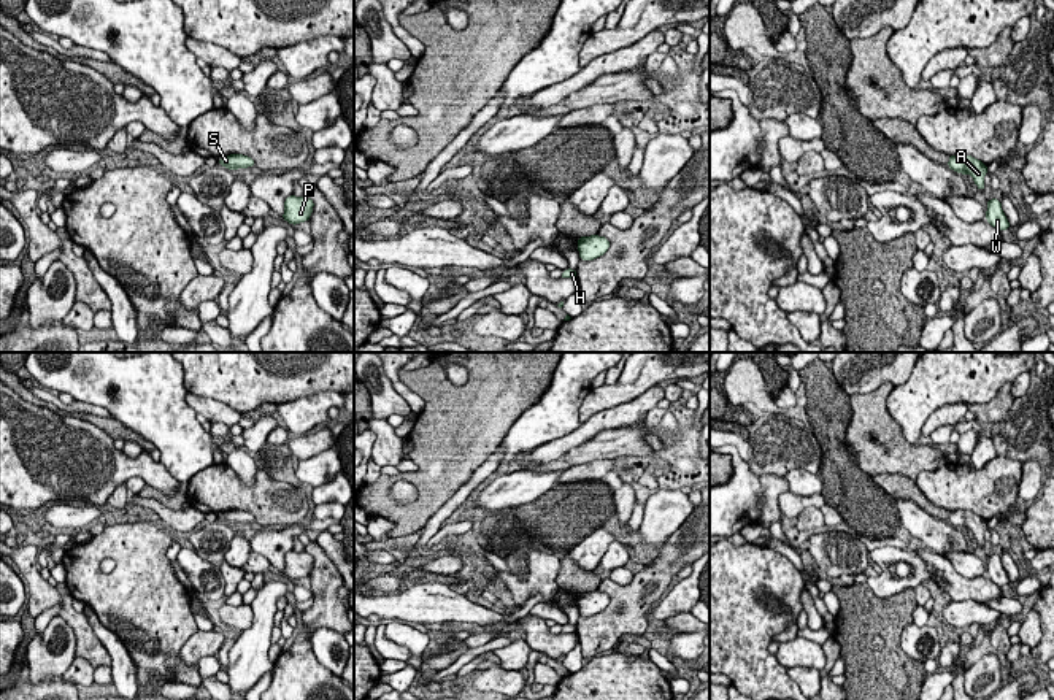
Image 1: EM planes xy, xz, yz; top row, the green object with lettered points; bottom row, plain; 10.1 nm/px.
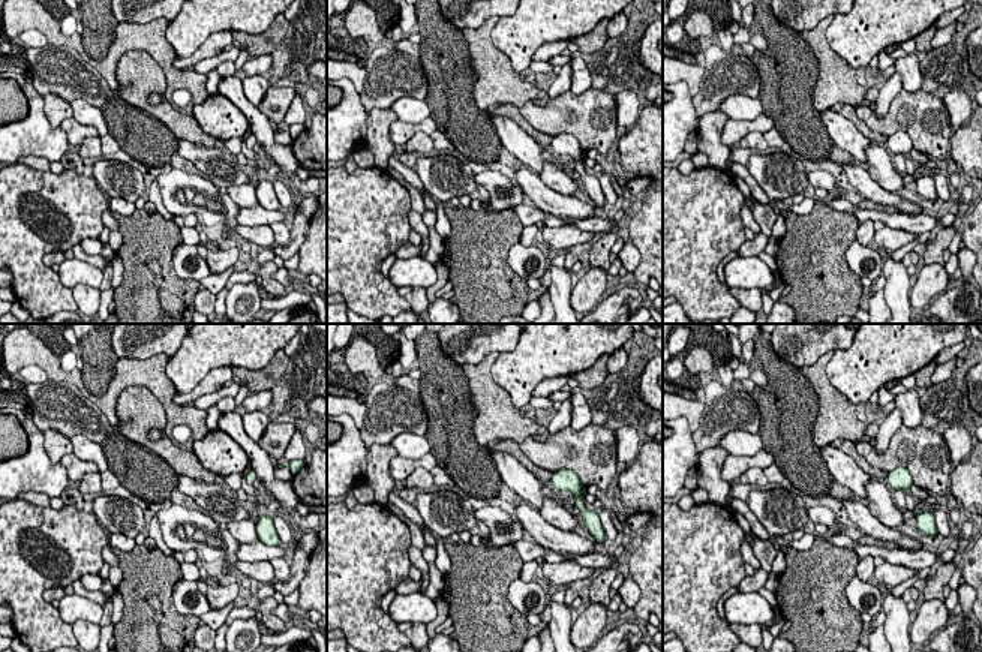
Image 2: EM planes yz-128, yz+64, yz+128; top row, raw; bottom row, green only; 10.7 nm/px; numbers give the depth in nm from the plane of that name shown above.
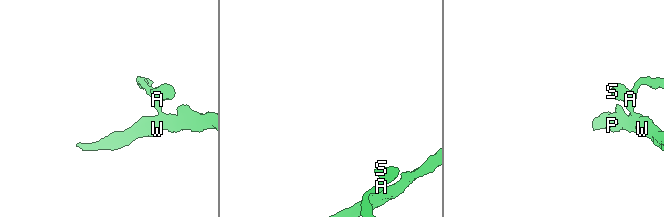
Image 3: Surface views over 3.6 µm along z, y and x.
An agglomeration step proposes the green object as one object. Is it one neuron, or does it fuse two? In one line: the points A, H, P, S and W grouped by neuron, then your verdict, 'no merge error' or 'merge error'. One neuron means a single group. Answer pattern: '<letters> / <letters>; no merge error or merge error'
A H P S W; no merge error

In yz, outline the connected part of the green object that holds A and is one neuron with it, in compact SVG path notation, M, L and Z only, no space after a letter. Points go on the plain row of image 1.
M956 510L949 511L948 522L956 529L970 530L973 538L978 541L978 546L984 546L984 532L987 530L987 521L973 511Z

